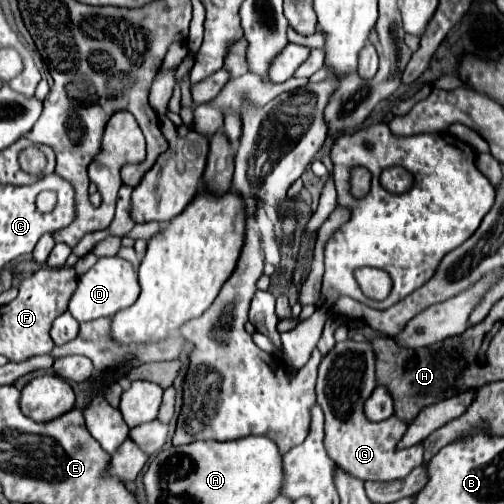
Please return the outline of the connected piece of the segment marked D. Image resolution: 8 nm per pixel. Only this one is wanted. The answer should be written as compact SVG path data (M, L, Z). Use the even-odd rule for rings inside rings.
M102 257L96 261L96 265L90 271L86 271L78 279L78 289L74 291L74 295L70 299L68 311L80 323L94 321L100 317L112 317L120 309L134 303L138 299L138 295L140 295L140 287L138 287L138 275L136 275L134 267L122 257Z

